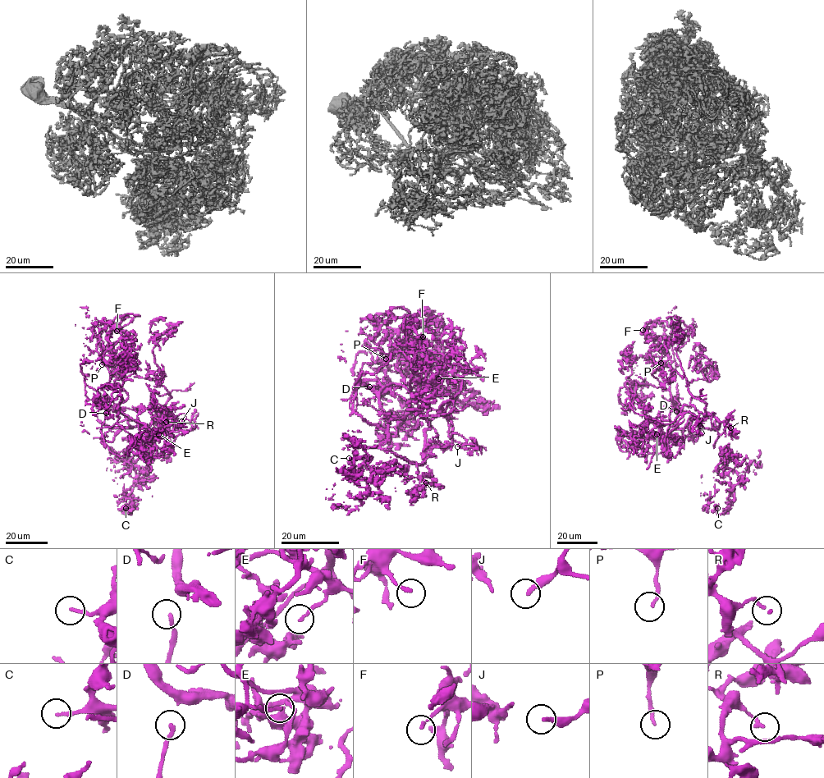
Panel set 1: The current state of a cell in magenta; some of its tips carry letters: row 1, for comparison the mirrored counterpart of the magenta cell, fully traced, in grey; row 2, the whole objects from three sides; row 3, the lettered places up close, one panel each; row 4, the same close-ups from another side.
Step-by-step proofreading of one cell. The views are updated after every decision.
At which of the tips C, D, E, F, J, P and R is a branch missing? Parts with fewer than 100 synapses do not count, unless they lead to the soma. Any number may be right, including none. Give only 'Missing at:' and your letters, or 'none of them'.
Missing at: C, D, J

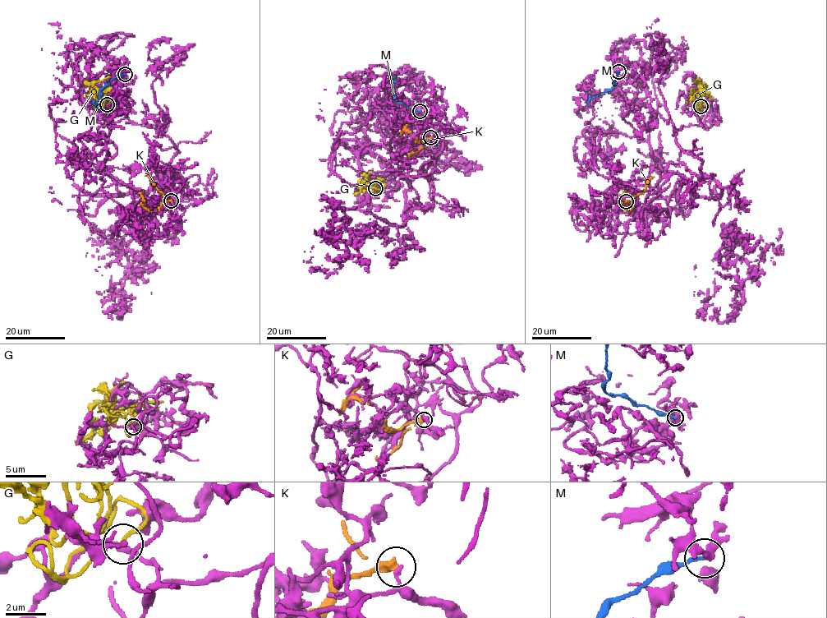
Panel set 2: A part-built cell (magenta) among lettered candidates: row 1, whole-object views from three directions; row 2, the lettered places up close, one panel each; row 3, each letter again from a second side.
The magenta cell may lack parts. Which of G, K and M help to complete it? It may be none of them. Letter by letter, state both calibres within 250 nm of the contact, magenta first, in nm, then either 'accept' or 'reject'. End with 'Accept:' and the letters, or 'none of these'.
G: calibres 280 and 180 nm; reject
K: calibres 220 and 500 nm; reject
M: calibres 360 and 190 nm; reject
Accept: none of these

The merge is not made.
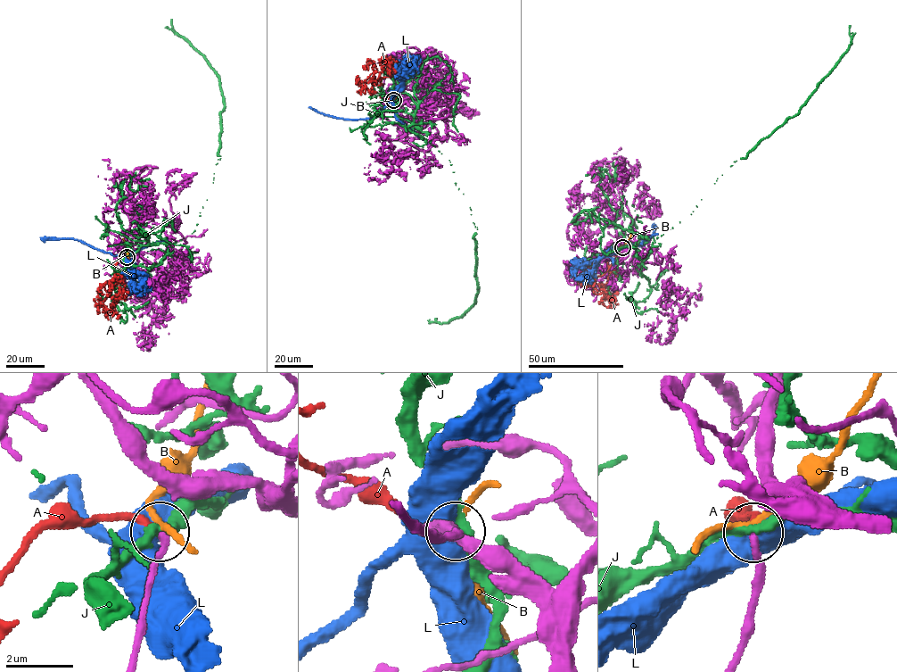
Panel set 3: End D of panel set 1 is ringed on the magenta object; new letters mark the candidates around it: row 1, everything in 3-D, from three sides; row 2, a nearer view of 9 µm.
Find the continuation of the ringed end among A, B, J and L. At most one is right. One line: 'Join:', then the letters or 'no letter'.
Join: A

